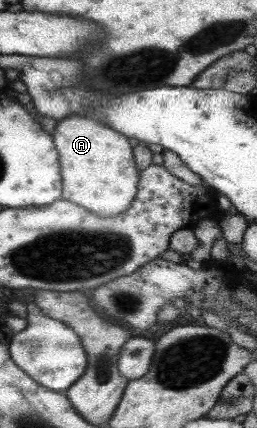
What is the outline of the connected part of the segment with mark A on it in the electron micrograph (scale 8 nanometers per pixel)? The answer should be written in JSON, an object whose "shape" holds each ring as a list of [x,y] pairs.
{"shape":[[[72,116],[58,124],[53,141],[61,164],[61,199],[101,217],[118,216],[130,208],[136,196],[140,172],[133,159],[134,146],[128,138],[90,116]]]}

